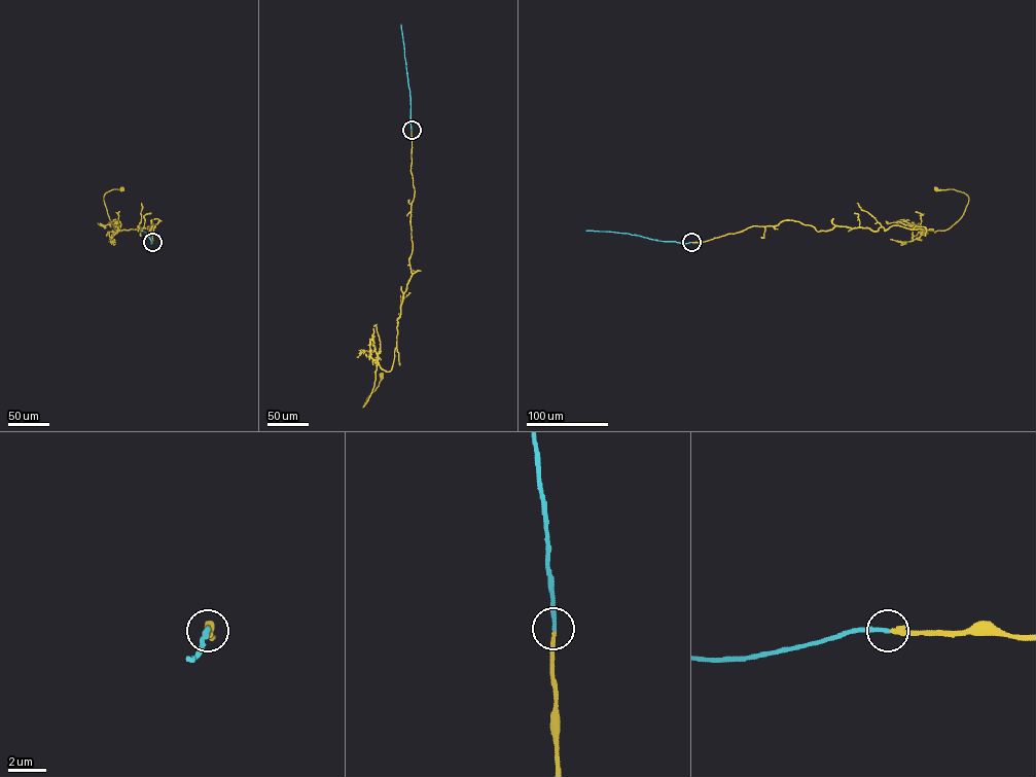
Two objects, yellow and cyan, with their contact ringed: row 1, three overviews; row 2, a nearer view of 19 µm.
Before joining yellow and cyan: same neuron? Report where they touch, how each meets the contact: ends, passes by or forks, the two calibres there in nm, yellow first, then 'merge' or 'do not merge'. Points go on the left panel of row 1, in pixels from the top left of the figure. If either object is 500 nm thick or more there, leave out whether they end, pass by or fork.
place (152, 242); yellow ends; cyan ends; calibres 240 and 240 nm; merge

